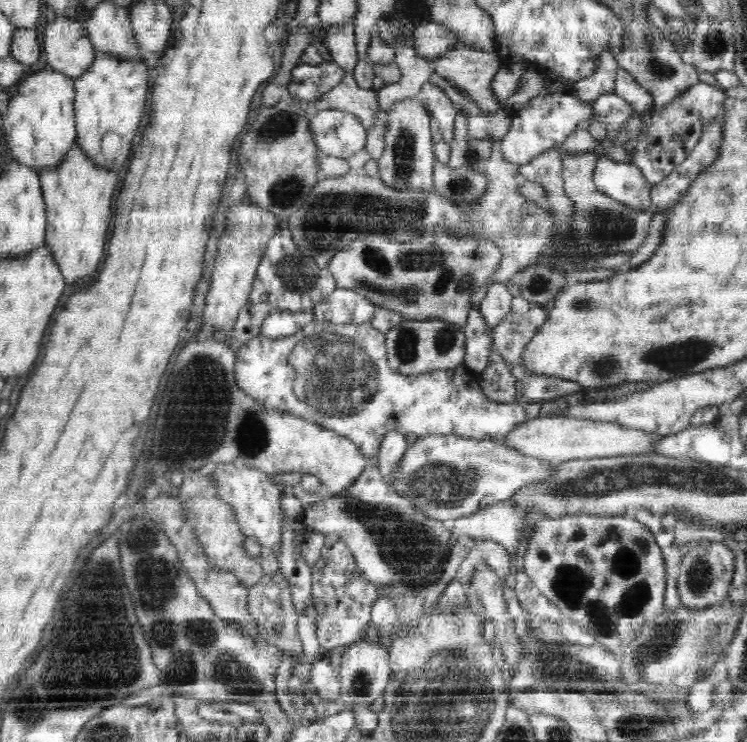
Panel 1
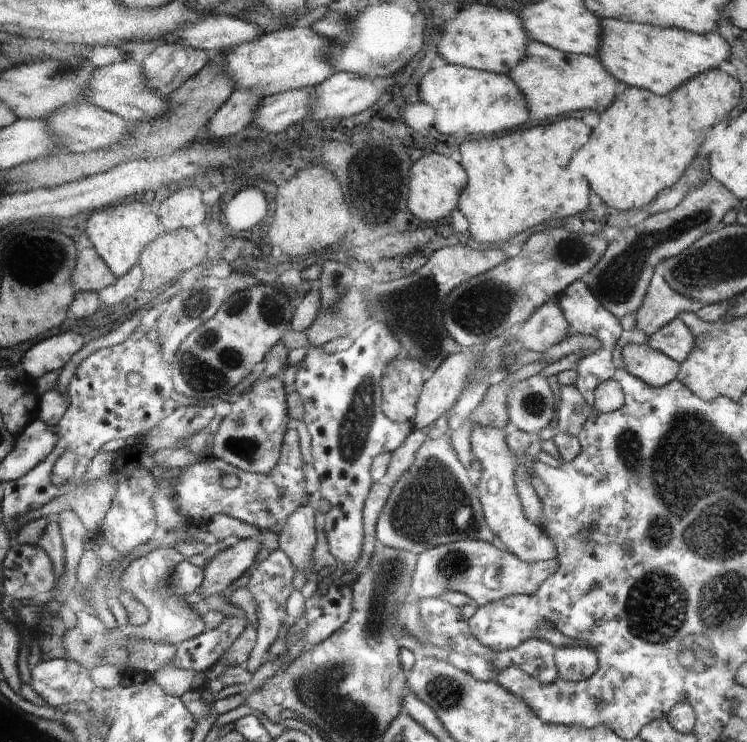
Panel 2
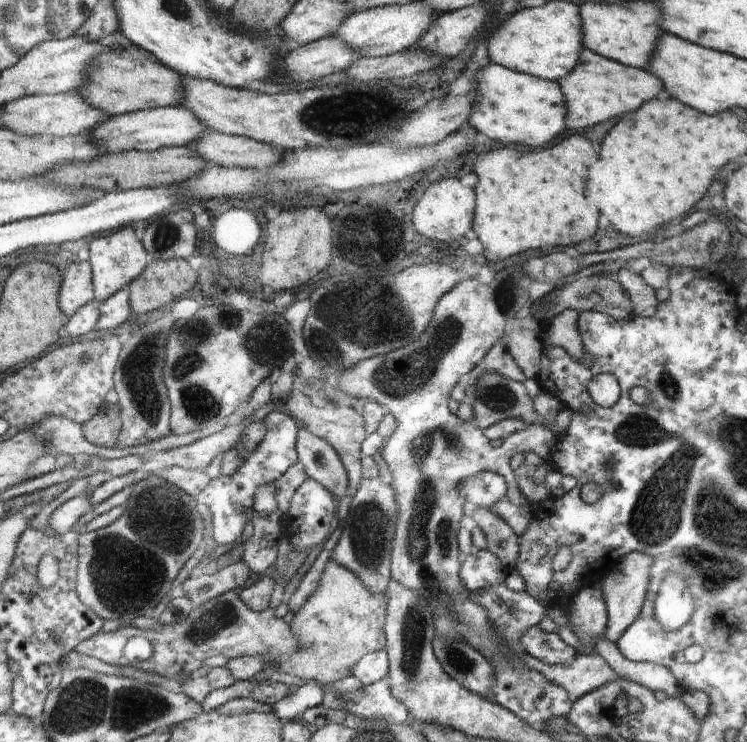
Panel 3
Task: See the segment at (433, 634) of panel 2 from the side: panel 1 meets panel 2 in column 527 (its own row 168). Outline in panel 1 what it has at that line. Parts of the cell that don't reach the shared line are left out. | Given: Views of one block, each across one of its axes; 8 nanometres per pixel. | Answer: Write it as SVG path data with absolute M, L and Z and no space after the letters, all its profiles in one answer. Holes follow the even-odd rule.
M706 78L698 82L697 85L690 87L681 94L681 97L671 101L661 111L654 111L652 106L652 109L640 113L634 111L630 103L613 91L602 94L594 102L592 120L604 124L607 128L607 134L604 138L606 143L620 132L622 126L626 126L628 118L639 117L642 121L639 131L623 144L623 148L632 162L640 168L646 180L654 184L664 180L677 164L688 158L688 155L698 144L704 126L710 120L720 117L726 97L722 88Z

